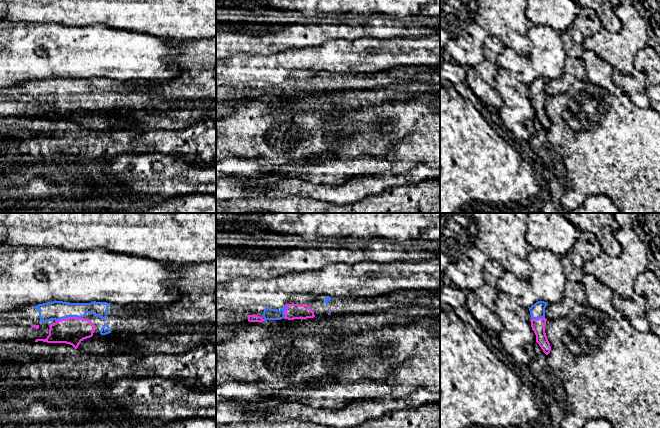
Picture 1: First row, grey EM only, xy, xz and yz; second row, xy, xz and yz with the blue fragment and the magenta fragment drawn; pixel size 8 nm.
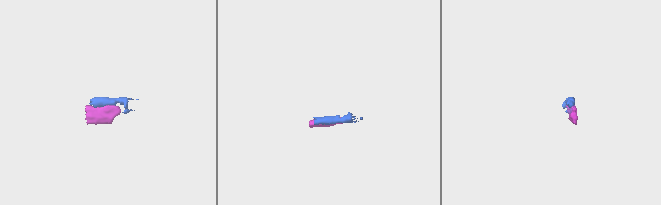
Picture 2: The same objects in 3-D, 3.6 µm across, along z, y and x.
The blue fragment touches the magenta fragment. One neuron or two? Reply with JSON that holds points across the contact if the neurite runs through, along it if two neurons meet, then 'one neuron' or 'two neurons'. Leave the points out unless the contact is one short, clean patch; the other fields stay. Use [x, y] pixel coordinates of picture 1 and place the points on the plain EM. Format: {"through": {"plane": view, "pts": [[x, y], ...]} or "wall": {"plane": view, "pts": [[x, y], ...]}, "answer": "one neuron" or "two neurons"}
{"through": {"plane": "xy", "pts": [[56, 86], [69, 92], [72, 106]]}, "answer": "one neuron"}

